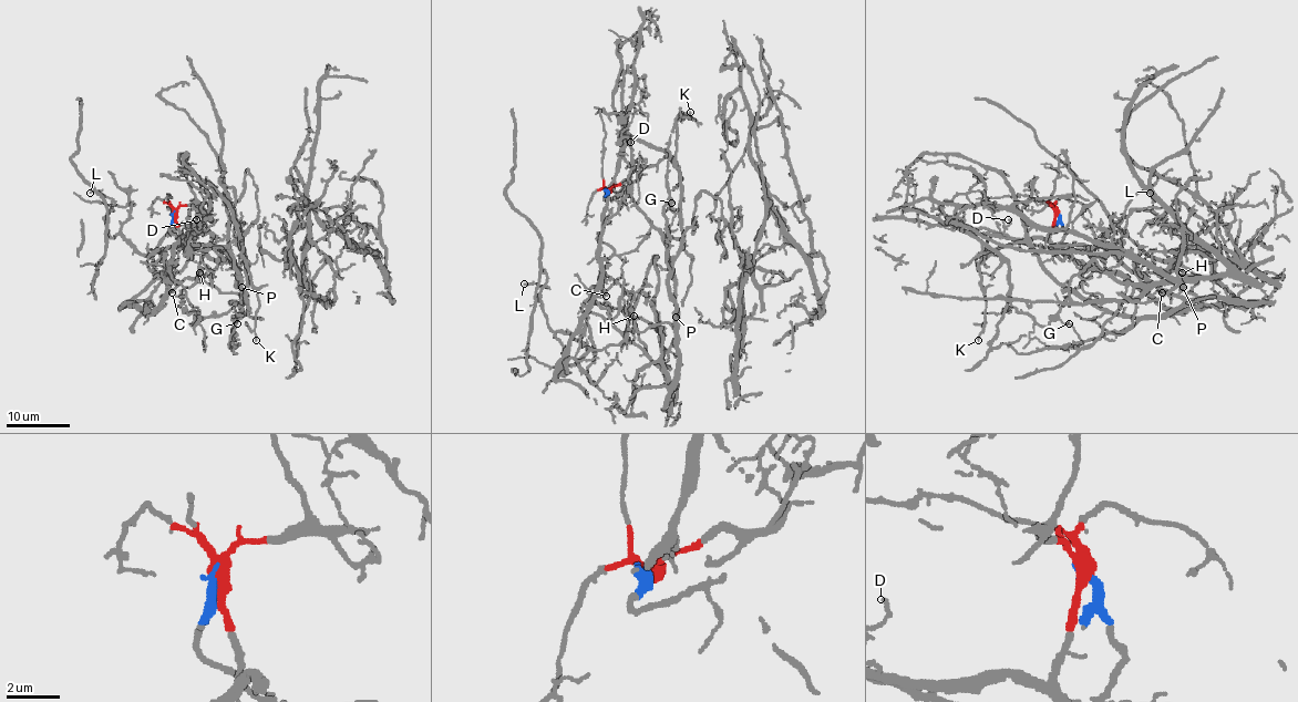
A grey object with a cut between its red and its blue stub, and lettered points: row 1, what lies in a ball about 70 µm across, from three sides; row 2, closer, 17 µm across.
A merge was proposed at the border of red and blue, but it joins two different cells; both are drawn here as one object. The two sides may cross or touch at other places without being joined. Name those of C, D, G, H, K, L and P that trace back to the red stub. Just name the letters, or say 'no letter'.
C, D, L

